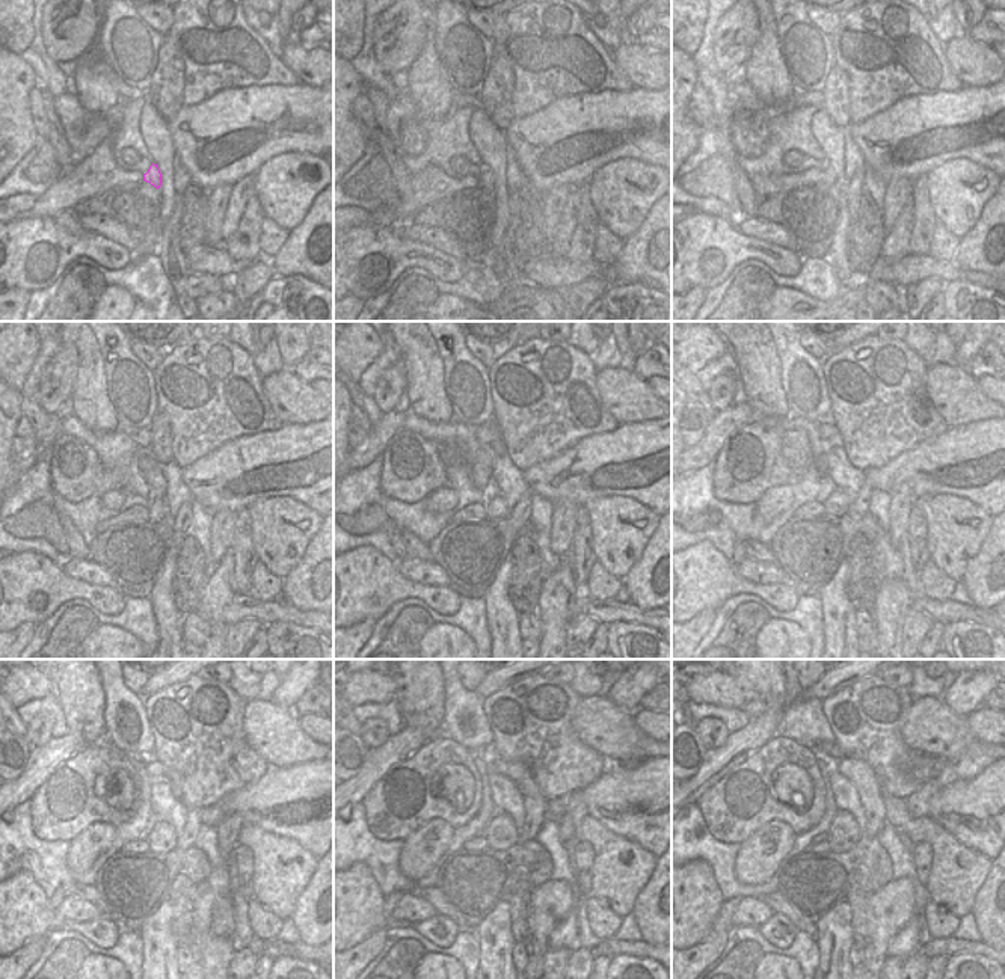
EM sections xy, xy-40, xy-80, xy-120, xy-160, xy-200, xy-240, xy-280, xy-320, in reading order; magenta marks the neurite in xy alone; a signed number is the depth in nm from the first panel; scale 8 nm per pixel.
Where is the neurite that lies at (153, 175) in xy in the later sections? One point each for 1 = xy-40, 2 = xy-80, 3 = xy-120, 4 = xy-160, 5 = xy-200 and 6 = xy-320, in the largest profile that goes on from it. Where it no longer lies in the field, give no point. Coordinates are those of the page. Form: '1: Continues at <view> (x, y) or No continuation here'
1: Continues at xy-40 (486, 177)
2: Continues at xy-80 (830, 177)
3: Continues at xy-120 (157, 507)
4: Continues at xy-160 (497, 507)
5: Continues at xy-200 (836, 503)
6: Continues at xy-320 (844, 831)

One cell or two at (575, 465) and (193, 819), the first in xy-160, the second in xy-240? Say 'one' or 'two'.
two

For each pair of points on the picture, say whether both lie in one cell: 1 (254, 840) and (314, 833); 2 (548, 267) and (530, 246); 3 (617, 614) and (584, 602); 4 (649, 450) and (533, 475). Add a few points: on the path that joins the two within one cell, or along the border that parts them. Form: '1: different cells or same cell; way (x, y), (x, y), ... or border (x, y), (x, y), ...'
1: different cells; border (249, 822), (267, 831), (295, 839), (313, 856)
2: different cells; border (547, 249), (531, 258), (522, 270)
3: same cell; way (610, 611), (592, 607)
4: same cell; way (620, 460), (596, 466), (569, 465), (562, 469)

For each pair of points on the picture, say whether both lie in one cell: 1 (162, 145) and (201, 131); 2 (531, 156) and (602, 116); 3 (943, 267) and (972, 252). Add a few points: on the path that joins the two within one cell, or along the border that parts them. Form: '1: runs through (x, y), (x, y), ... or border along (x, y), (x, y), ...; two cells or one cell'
1: border along (166, 122), (177, 154); two cells
2: runs through (550, 145), (569, 133), (584, 128); one cell
3: border along (952, 261), (968, 270), (980, 270), (987, 275); two cells

